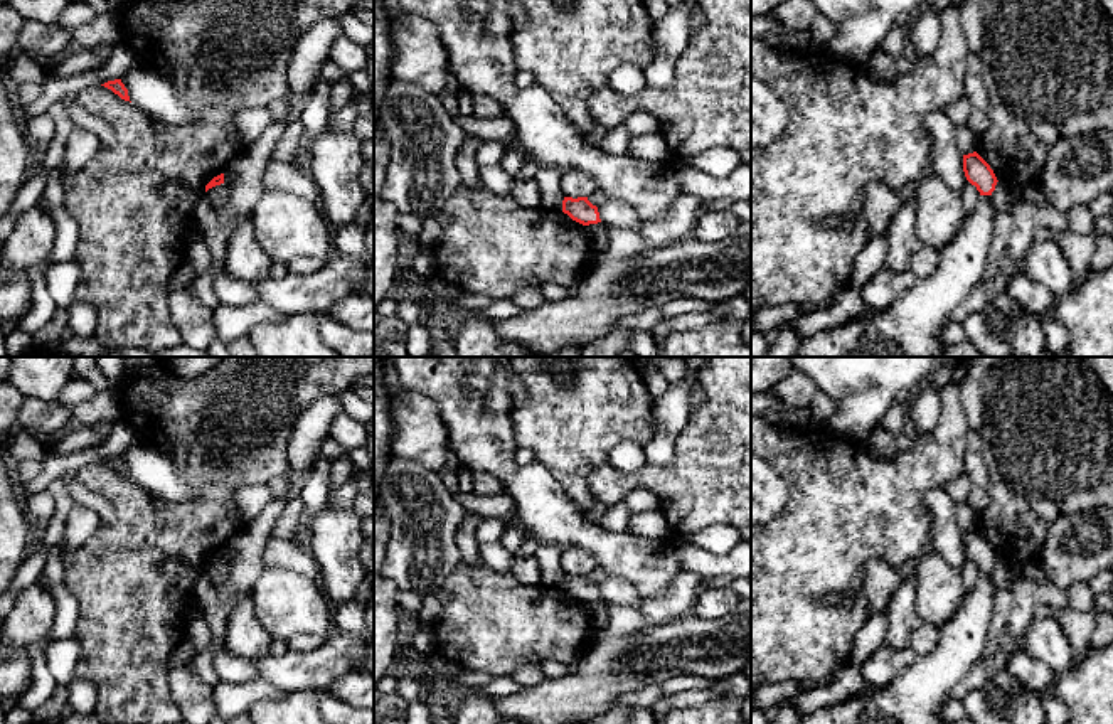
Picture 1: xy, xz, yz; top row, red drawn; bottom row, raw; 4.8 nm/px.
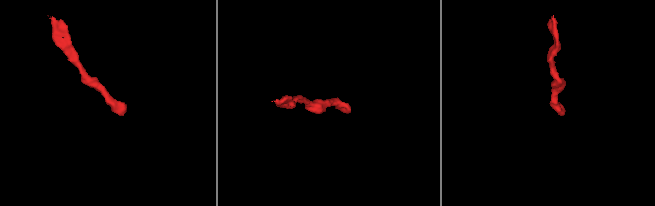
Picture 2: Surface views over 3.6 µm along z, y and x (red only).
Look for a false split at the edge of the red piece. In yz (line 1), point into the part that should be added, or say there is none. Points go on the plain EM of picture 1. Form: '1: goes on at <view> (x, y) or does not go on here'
1: does not go on here

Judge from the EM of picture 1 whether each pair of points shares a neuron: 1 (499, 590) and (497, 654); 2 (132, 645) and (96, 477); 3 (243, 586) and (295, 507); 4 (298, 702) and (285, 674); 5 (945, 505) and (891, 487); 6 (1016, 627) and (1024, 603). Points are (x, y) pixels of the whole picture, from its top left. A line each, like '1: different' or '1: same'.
1: same
2: same
3: different
4: different
5: different
6: same

